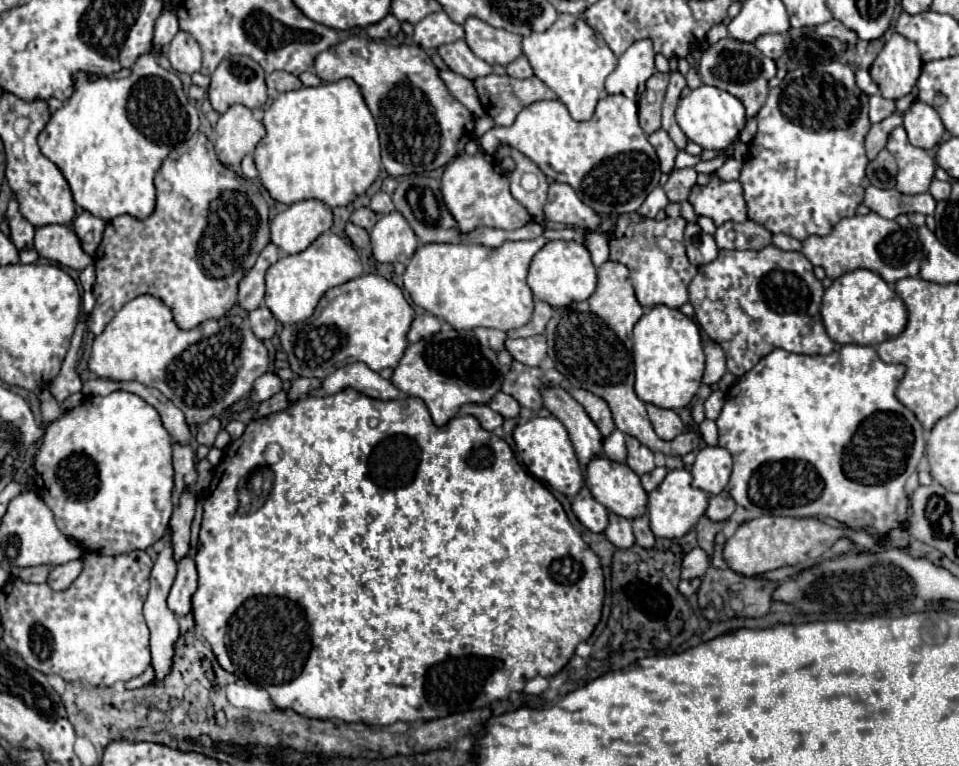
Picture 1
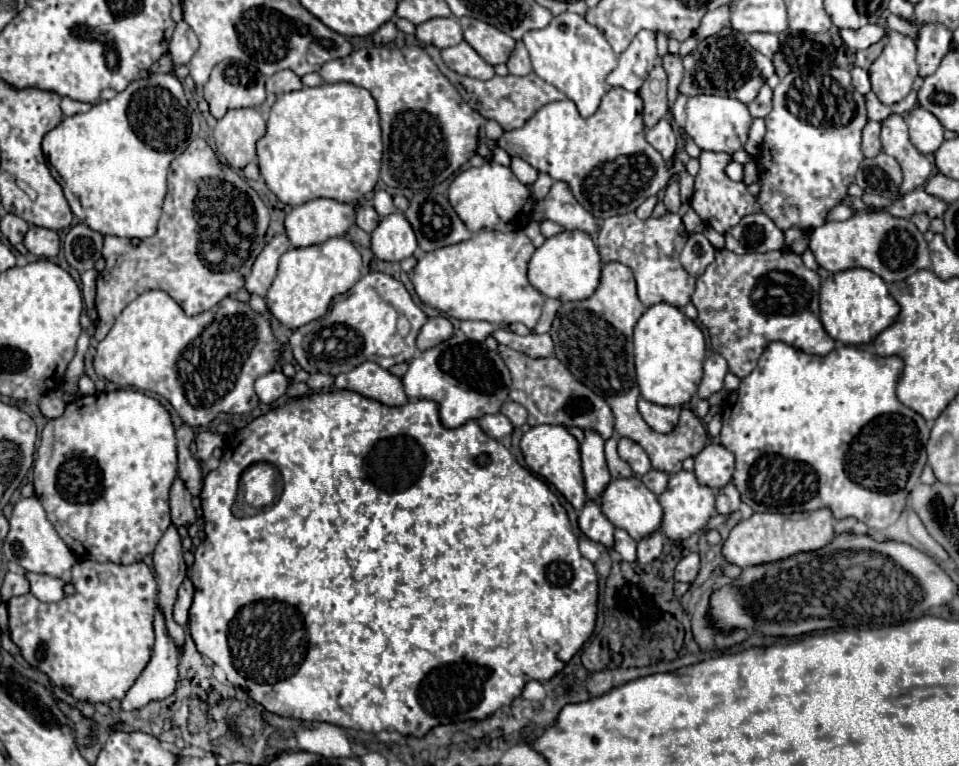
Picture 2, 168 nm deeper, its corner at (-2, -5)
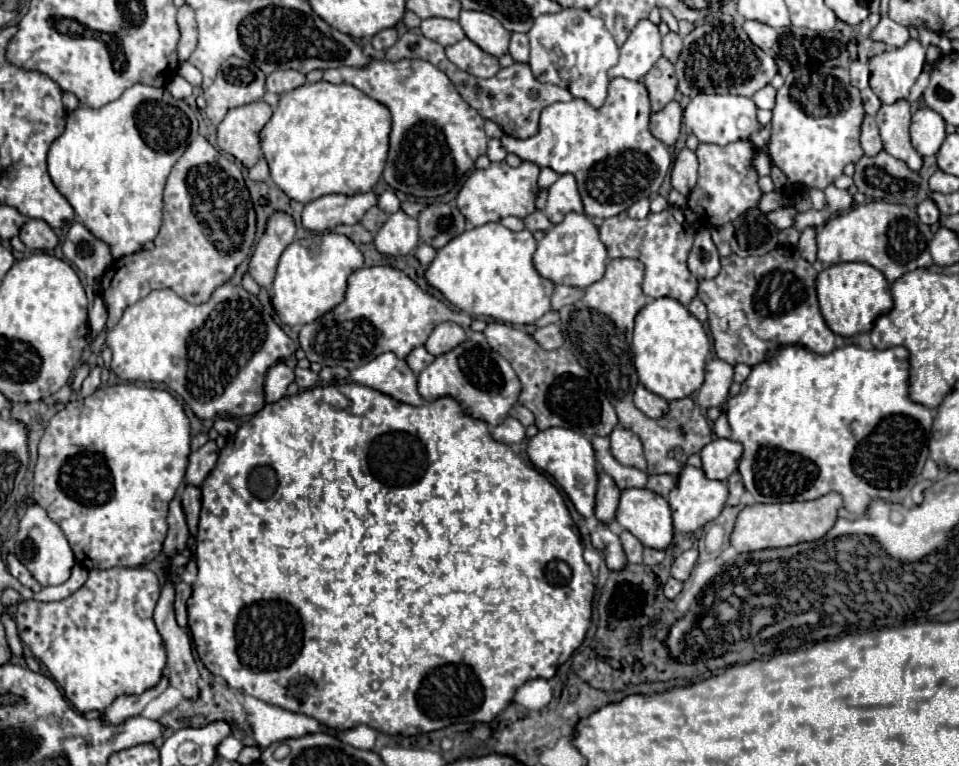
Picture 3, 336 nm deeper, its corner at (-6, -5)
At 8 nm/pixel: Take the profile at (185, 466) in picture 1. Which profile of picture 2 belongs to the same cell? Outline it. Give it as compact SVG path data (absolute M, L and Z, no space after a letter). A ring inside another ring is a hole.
M174 480L172 488L170 488L170 518L172 518L172 526L180 528L180 526L188 526L196 520L196 512L192 506L192 496L186 490L186 486L182 484L182 480Z

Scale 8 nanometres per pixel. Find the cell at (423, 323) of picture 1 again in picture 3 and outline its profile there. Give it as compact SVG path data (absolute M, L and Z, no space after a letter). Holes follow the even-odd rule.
M442 322L430 332L424 346L432 356L440 356L440 354L452 350L454 346L458 346L460 342L464 342L464 338L466 338L466 332L458 324Z

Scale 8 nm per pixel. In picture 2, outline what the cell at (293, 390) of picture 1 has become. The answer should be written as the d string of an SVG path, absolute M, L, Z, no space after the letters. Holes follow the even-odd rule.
M316 372L316 374L310 374L310 378L308 378L308 386L314 392L328 392L328 390L332 390L332 384L334 384L334 376L332 374Z

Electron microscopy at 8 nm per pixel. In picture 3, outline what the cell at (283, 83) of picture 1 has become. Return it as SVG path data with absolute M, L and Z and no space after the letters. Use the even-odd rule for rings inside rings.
M278 70L266 78L266 90L276 92L276 94L290 92L304 84L306 84L306 76L300 72L294 72L294 70Z

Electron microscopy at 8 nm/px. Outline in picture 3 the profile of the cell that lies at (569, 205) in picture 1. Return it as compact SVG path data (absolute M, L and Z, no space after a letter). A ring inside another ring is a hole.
M572 174L560 176L550 188L548 188L548 202L544 208L544 214L552 224L560 224L568 212L584 214L584 206L576 188L576 180Z

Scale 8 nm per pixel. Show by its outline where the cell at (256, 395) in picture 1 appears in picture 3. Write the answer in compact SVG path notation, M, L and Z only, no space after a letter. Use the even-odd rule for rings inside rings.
M278 362L270 368L264 384L264 396L268 404L274 404L274 400L280 400L286 394L288 384L294 382L294 372L284 362Z

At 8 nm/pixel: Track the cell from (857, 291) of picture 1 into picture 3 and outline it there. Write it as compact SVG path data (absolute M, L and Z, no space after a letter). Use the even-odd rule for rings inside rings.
M862 262L834 264L818 274L816 290L818 290L820 310L828 328L844 338L870 332L870 324L874 324L874 316L882 316L882 312L890 312L890 284L886 282L884 274L870 264L862 264Z

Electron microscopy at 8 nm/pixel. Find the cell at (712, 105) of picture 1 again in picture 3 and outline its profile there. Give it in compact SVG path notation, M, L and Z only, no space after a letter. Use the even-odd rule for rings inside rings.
M698 94L696 98L690 100L690 104L684 110L684 124L686 128L692 130L692 134L700 140L700 142L708 142L708 144L718 144L718 146L726 146L738 140L748 140L750 134L760 130L760 124L756 120L756 106L750 98L744 96L720 96L720 94Z

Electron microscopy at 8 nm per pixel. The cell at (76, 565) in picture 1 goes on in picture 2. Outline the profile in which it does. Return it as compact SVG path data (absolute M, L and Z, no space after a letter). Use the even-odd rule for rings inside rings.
M26 572L26 580L30 582L30 592L42 602L58 602L64 598L64 590L62 590L64 578Z

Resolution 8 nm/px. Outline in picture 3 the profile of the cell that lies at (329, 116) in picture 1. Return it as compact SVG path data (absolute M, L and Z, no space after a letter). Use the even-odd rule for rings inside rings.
M320 80L316 84L304 84L280 96L278 108L260 132L260 144L274 184L292 200L306 204L326 194L354 196L370 192L384 170L388 154L388 134L390 110L384 104L366 96L352 84L330 84L326 80Z

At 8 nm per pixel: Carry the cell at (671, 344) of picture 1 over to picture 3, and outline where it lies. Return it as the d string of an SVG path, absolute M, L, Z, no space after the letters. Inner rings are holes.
M658 298L646 304L634 326L634 364L640 384L664 400L680 400L702 386L704 366L710 356L710 340L702 324L686 310L684 304L670 298Z

